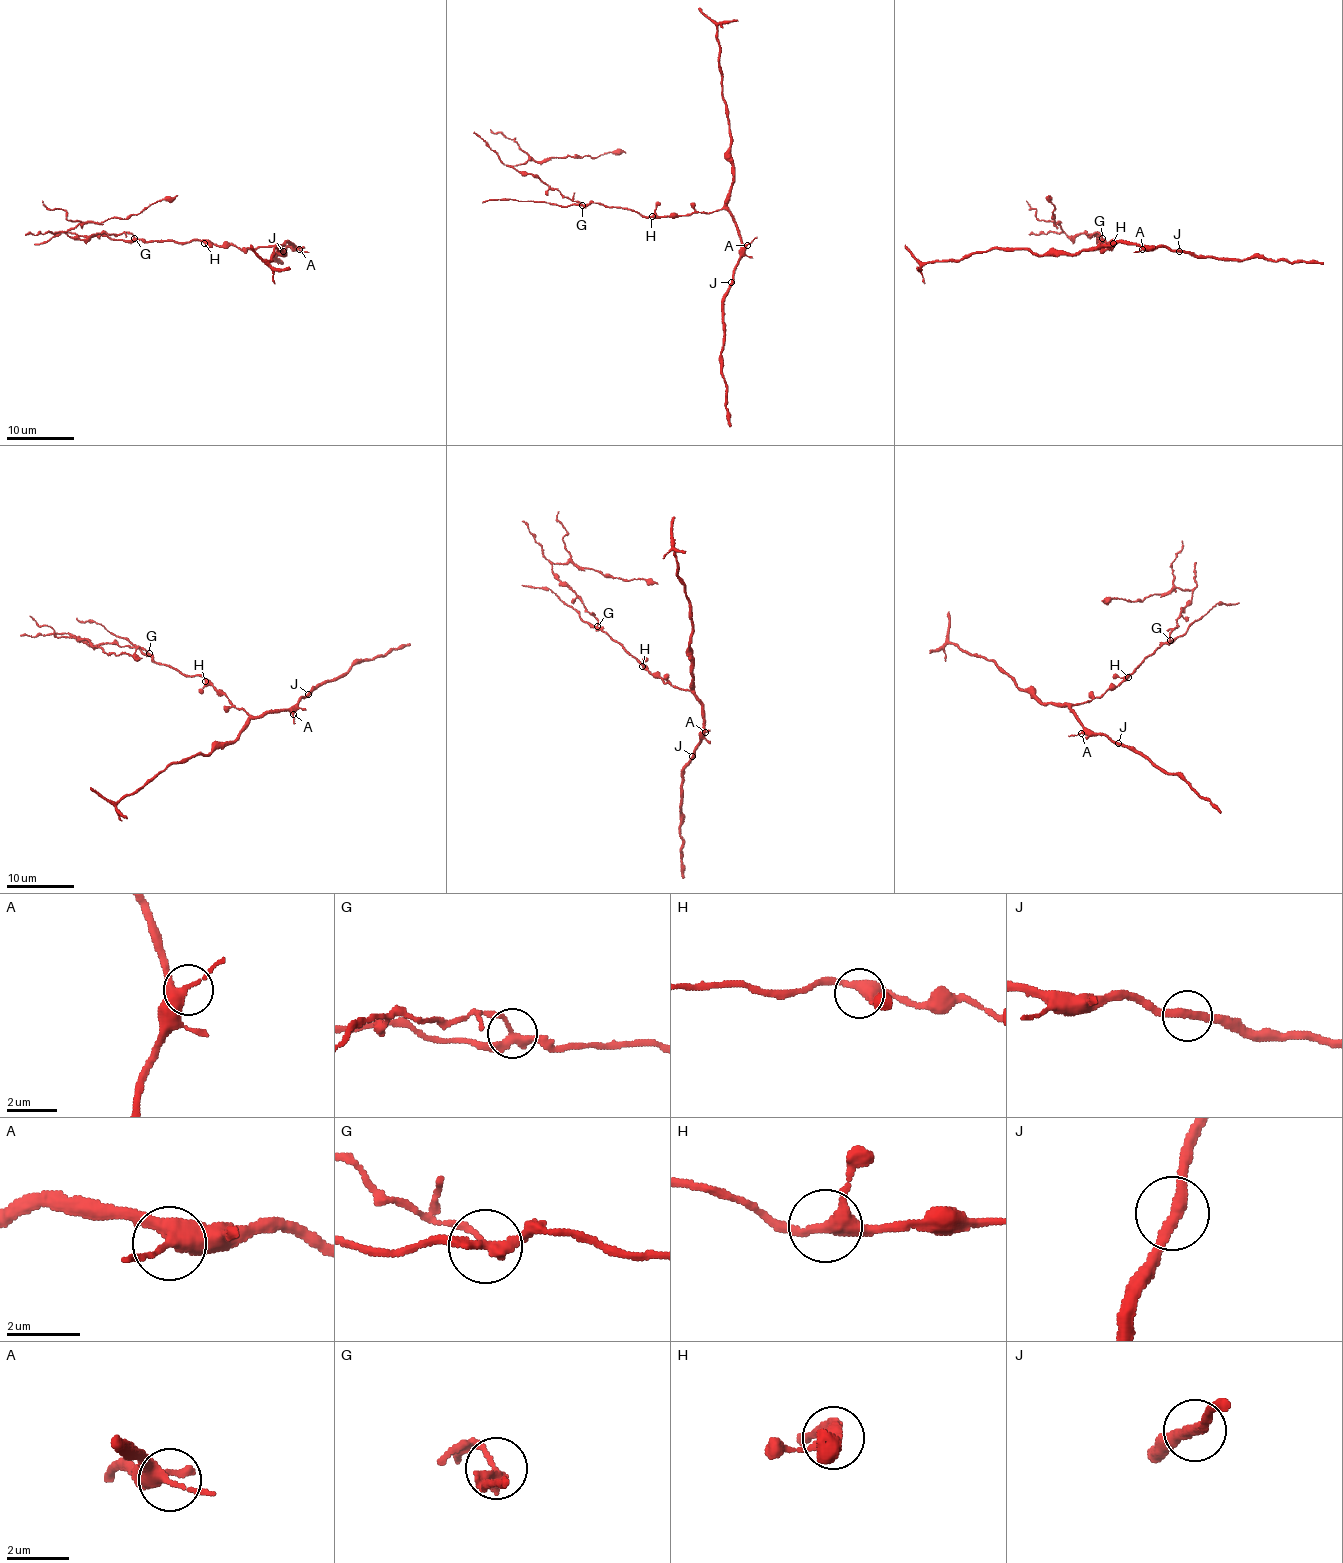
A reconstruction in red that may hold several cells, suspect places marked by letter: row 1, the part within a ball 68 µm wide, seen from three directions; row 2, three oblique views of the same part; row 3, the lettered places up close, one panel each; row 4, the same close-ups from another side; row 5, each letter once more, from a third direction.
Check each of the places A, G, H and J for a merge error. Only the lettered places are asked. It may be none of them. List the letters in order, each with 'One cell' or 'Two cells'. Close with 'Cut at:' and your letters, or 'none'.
A: One cell
G: Two cells
H: One cell
J: One cell
Cut at: G

